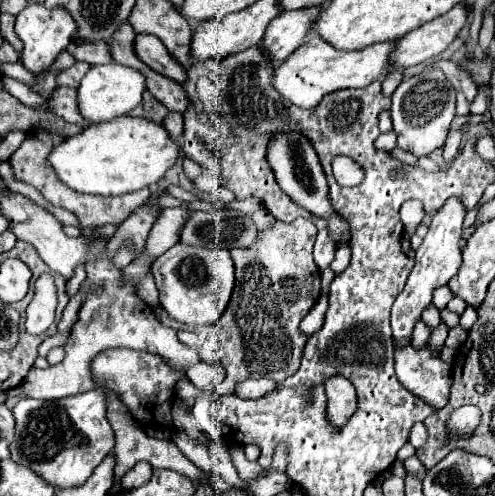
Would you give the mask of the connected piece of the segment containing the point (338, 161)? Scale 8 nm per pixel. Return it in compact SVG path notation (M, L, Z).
M337 156L333 160L333 176L341 186L357 186L357 184L363 182L365 172L349 156Z

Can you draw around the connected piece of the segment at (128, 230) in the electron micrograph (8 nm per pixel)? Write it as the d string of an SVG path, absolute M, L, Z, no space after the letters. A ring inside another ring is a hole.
M155 194L143 204L139 206L125 222L121 222L121 226L117 228L115 236L109 240L111 250L107 250L107 254L103 256L103 260L97 260L89 266L85 266L87 270L87 280L91 280L93 284L97 284L97 290L91 292L81 310L79 310L79 318L71 328L71 336L67 342L67 356L61 364L49 366L47 370L39 370L33 368L27 378L23 380L23 384L19 386L19 390L27 396L27 398L39 398L39 400L57 400L57 398L65 398L65 396L73 396L79 392L87 392L91 388L99 388L89 372L89 362L107 348L131 348L131 350L153 350L153 354L161 356L167 360L167 364L171 364L175 370L185 372L189 366L199 362L199 356L193 348L183 346L177 340L177 332L173 328L165 328L153 314L153 310L139 298L135 296L135 290L129 282L121 284L121 270L111 266L111 258L115 256L117 248L123 244L123 240L131 240L135 244L135 252L139 254L145 238L159 214L159 208L151 206L151 200L155 198Z

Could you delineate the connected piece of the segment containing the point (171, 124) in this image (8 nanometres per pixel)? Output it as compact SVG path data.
M167 112L163 124L165 124L167 132L169 132L173 138L179 138L181 132L183 132L183 114L179 114L179 112Z

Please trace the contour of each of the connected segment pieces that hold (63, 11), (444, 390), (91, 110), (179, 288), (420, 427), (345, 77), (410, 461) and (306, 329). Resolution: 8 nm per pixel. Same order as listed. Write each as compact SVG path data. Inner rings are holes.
M29 2L29 6L25 6L19 14L17 14L17 22L15 22L15 34L23 40L25 48L23 48L23 66L37 74L37 72L47 72L47 68L51 66L51 62L55 60L55 56L67 48L67 44L71 42L73 34L77 32L77 24L71 18L71 14L67 12L67 8L59 6L59 8L45 8L39 2Z
M393 340L395 346L395 372L399 382L413 392L415 396L419 396L421 400L425 400L431 408L441 410L447 400L449 400L449 388L451 388L451 366L447 366L437 352L429 346L429 342L423 348L415 348L411 342L409 344L397 344L397 340Z
M117 62L91 66L91 70L81 80L77 90L79 94L79 110L91 124L99 124L103 120L113 120L115 116L129 114L137 104L141 104L141 94L145 92L145 76L131 66L123 66Z
M185 244L171 246L165 254L155 260L155 272L161 274L161 306L165 312L187 326L211 326L225 312L233 286L235 286L235 268L229 256L229 250L207 250Z
M419 422L419 424L415 424L415 426L413 426L409 442L411 442L417 450L427 442L427 428L425 428L425 424L423 424L423 422Z
M309 34L307 40L275 70L273 86L279 94L283 94L287 100L301 108L314 108L319 100L335 90L341 88L365 88L373 80L385 78L389 72L389 56L395 52L397 40L377 42L363 50L337 50L327 40L323 40L317 34Z
M417 456L406 459L404 461L404 466L409 474L413 474L413 476L419 478L419 480L423 480L425 474L427 474L427 468L423 466L423 462L421 462Z
M321 296L317 300L317 304L309 310L309 314L300 323L300 330L307 338L321 330L323 318L325 318L325 310L327 310L327 296Z

